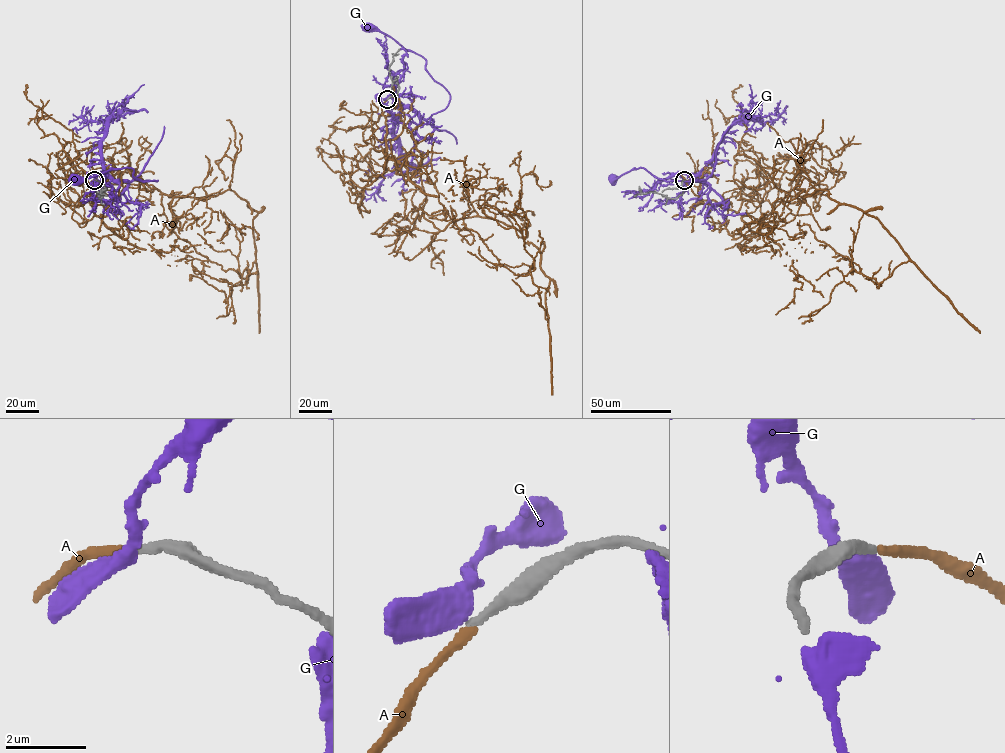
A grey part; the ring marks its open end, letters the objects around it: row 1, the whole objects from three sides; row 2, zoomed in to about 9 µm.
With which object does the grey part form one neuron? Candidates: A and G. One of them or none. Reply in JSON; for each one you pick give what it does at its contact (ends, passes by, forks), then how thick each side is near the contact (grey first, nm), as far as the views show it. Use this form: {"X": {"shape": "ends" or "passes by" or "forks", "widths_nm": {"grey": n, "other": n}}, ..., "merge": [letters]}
{"A": {"shape": "ends", "widths_nm": {"grey": 240, "other": 260}}, "merge": ["A"]}

